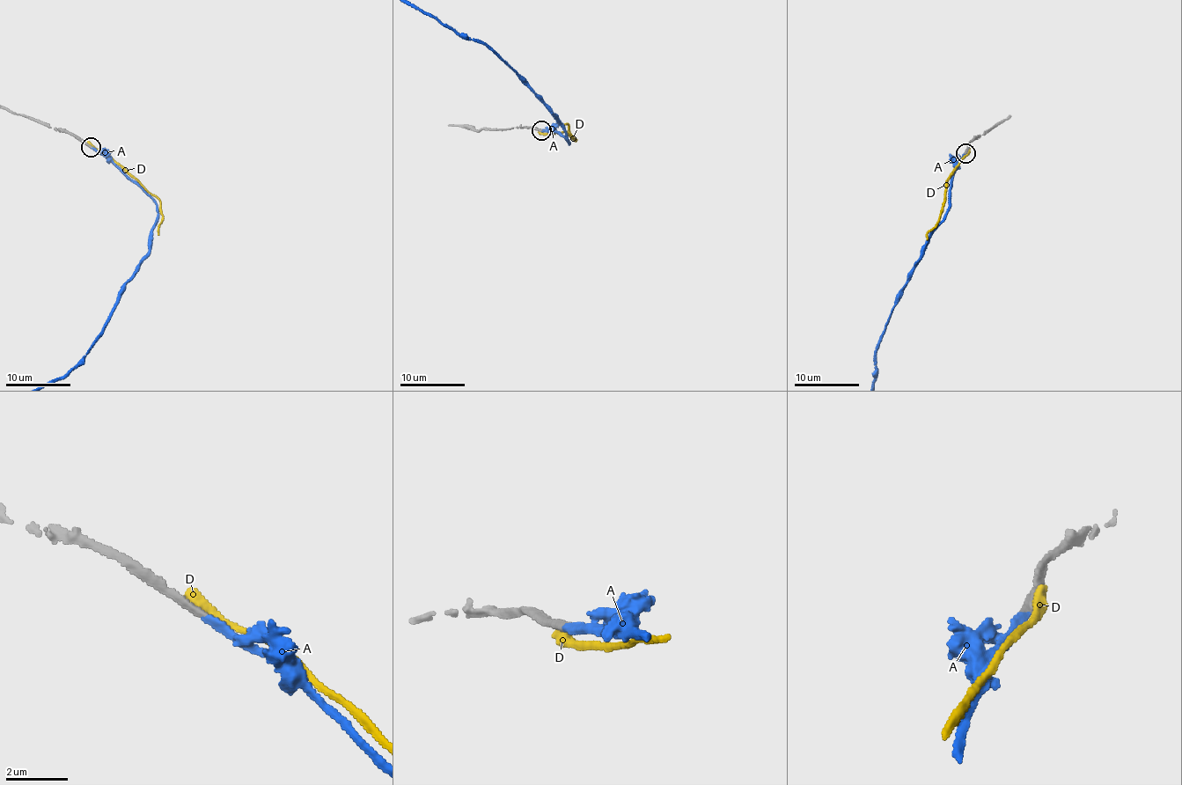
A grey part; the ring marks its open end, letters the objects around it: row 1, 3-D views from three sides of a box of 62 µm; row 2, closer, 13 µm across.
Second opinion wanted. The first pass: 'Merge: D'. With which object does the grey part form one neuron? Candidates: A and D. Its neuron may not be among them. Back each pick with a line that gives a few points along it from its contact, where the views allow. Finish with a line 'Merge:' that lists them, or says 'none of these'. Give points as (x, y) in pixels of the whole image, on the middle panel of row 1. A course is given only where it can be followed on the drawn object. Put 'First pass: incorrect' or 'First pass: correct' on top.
First pass: incorrect
Merge: A

